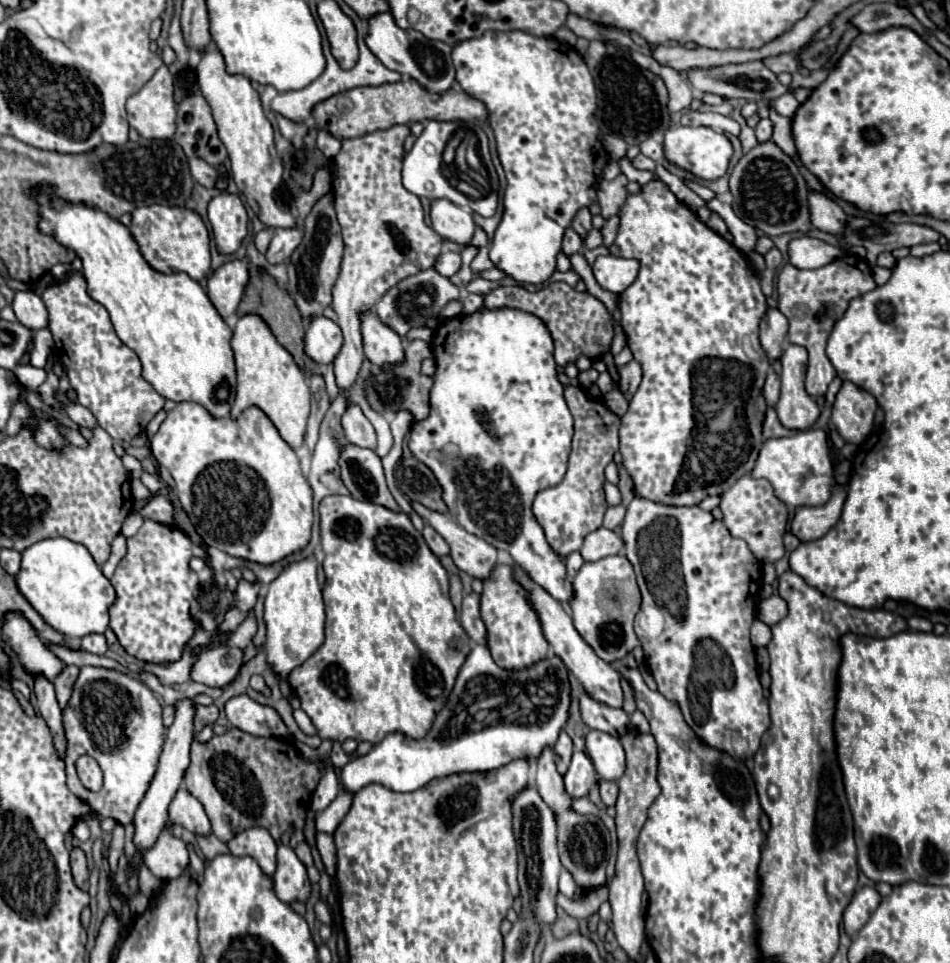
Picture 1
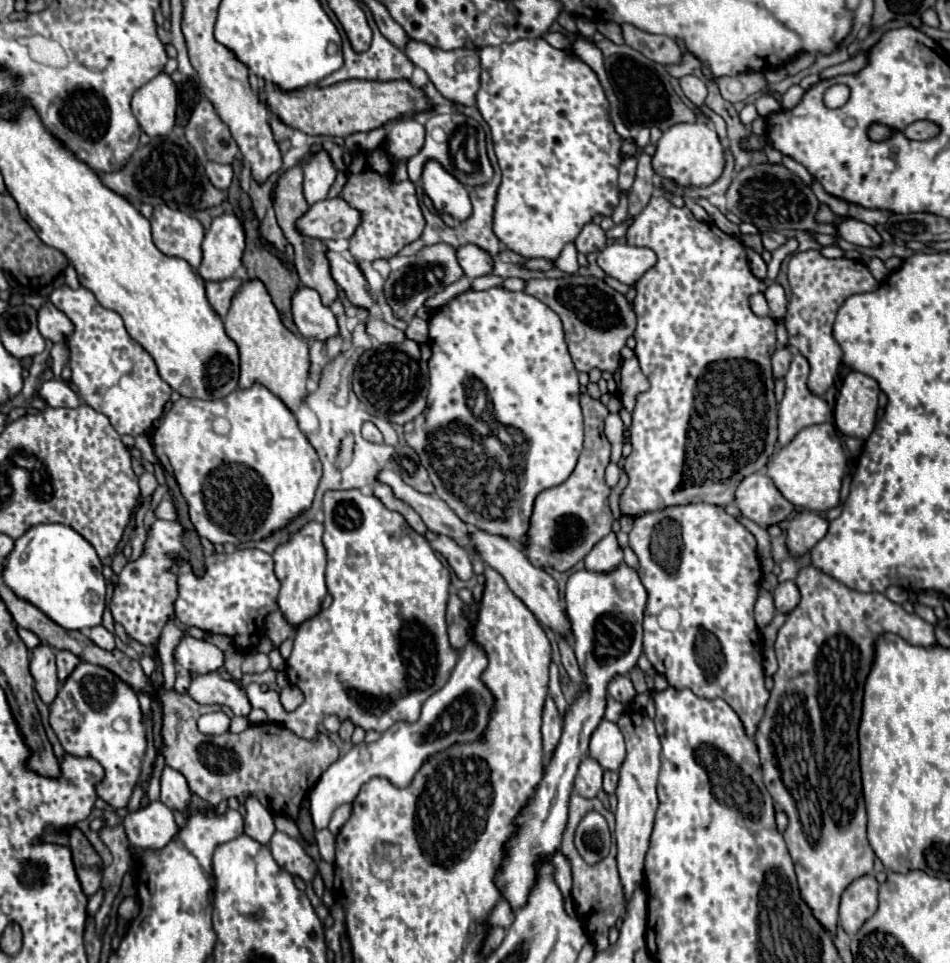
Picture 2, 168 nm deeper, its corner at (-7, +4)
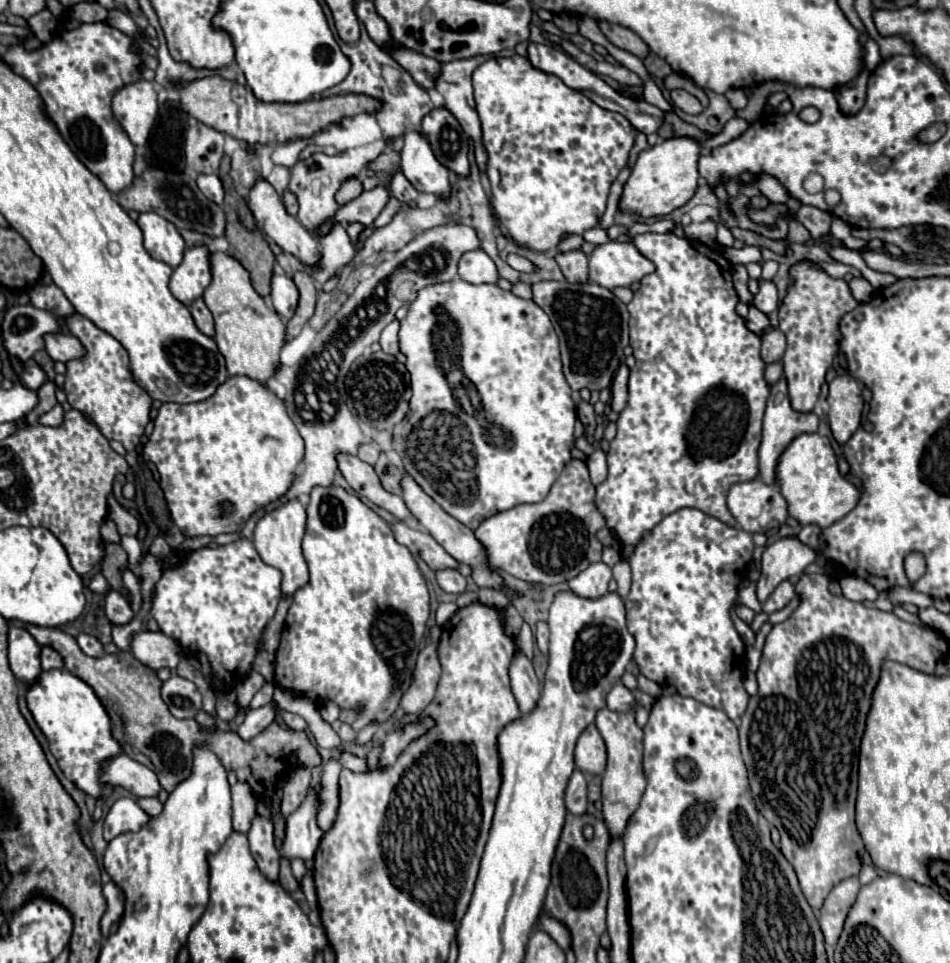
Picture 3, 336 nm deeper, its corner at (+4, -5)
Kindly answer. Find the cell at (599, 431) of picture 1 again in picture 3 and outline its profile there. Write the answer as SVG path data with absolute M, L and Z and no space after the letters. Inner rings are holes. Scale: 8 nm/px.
M571 458L545 500L491 516L475 530L475 536L487 548L491 566L527 582L559 584L601 560L603 546L595 534L603 526L605 518L595 506L595 486L589 480L587 464Z

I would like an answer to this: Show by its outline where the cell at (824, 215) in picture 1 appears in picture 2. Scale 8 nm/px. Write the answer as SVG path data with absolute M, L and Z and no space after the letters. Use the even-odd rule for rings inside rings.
M846 219L844 223L840 223L838 235L860 247L880 247L882 245L882 237L878 235L878 231L872 225L866 225L854 219Z

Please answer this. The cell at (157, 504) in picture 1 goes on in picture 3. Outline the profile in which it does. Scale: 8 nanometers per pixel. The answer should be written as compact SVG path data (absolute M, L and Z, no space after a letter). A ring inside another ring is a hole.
M109 498L109 518L117 524L121 536L137 536L139 532L139 518L123 508L117 508L115 498Z

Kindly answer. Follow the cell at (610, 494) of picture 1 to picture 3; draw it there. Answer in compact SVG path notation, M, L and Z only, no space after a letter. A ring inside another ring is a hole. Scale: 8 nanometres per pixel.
M595 450L589 458L587 458L587 466L591 472L591 482L595 486L599 486L605 478L607 478L607 458L603 450Z

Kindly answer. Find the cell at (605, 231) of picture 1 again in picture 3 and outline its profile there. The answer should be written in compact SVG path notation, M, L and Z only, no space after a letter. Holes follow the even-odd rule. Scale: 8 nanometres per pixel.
M637 132L637 136L635 136L635 146L631 148L631 154L629 154L629 168L635 166L635 160L637 160L639 152L645 150L645 148L647 148L647 138L645 138L643 132Z

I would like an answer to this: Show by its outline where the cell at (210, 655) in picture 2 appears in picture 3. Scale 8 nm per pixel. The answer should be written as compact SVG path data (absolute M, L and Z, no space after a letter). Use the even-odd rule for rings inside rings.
M141 630L139 634L133 636L131 648L133 648L131 650L133 656L153 670L159 670L159 668L175 670L183 658L183 652L175 644L175 640L167 638L161 632Z

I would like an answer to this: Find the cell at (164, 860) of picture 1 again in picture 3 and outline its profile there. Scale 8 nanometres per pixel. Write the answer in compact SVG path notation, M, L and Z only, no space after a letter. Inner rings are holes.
M119 798L109 814L105 816L105 840L111 842L113 838L117 838L119 834L125 832L139 832L147 822L151 820L151 816L141 810L131 798Z

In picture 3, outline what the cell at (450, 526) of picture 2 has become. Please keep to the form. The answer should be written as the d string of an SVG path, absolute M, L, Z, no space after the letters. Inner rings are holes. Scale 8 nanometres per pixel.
M339 456L339 470L359 496L385 508L399 520L411 520L411 510L407 510L407 504L403 502L403 498L379 486L379 476L375 474L375 468L371 464L355 456Z

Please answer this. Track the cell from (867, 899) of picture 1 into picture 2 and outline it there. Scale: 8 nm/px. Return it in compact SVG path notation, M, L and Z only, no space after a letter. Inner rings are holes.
M872 875L852 881L840 901L840 925L848 935L854 935L866 917L872 917L878 909L878 881Z

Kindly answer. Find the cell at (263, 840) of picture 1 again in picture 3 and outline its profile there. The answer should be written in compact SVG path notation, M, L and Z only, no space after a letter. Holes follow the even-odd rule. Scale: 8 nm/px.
M235 784L231 788L233 796L233 830L239 834L247 834L251 830L251 818L255 818L255 806L257 800L251 794L247 784Z

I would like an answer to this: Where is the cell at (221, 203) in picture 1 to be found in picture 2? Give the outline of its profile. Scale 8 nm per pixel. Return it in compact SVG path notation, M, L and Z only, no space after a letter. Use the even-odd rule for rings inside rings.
M234 213L216 217L202 241L202 263L196 269L198 277L204 281L224 281L238 275L244 239L242 221Z

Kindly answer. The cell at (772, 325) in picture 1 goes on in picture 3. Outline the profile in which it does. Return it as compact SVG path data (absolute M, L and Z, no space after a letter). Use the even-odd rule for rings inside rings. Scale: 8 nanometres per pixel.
M759 280L759 292L753 296L753 304L757 306L757 310L761 310L765 314L777 310L779 298L777 298L775 284L773 282L761 282Z

